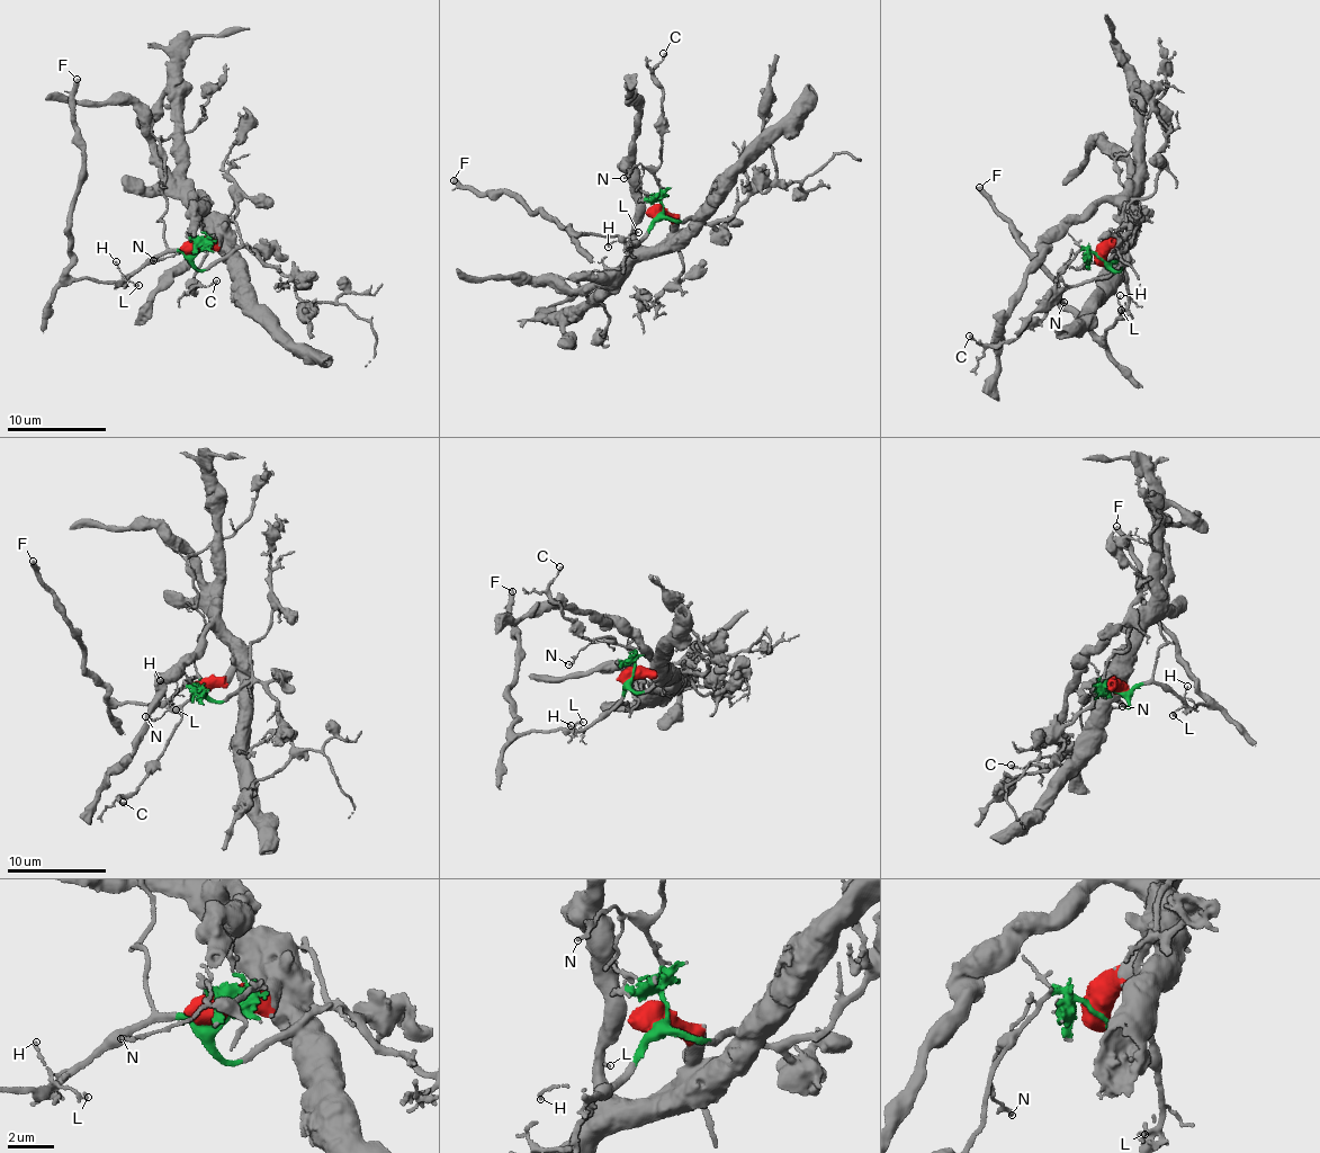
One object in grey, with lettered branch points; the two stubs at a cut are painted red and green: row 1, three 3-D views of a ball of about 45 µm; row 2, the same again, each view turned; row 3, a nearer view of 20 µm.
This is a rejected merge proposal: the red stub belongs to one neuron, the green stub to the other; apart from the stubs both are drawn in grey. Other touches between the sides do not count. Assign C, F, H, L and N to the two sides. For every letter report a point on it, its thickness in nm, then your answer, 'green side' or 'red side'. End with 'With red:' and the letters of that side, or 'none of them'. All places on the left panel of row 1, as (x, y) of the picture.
C: (216, 280) | 170 nm | green side
F: (77, 79) | 400 nm | green side
H: (116, 261) | 100 nm | green side
L: (138, 285) | 110 nm | green side
N: (153, 260) | 140 nm | green side
With red: none of them

